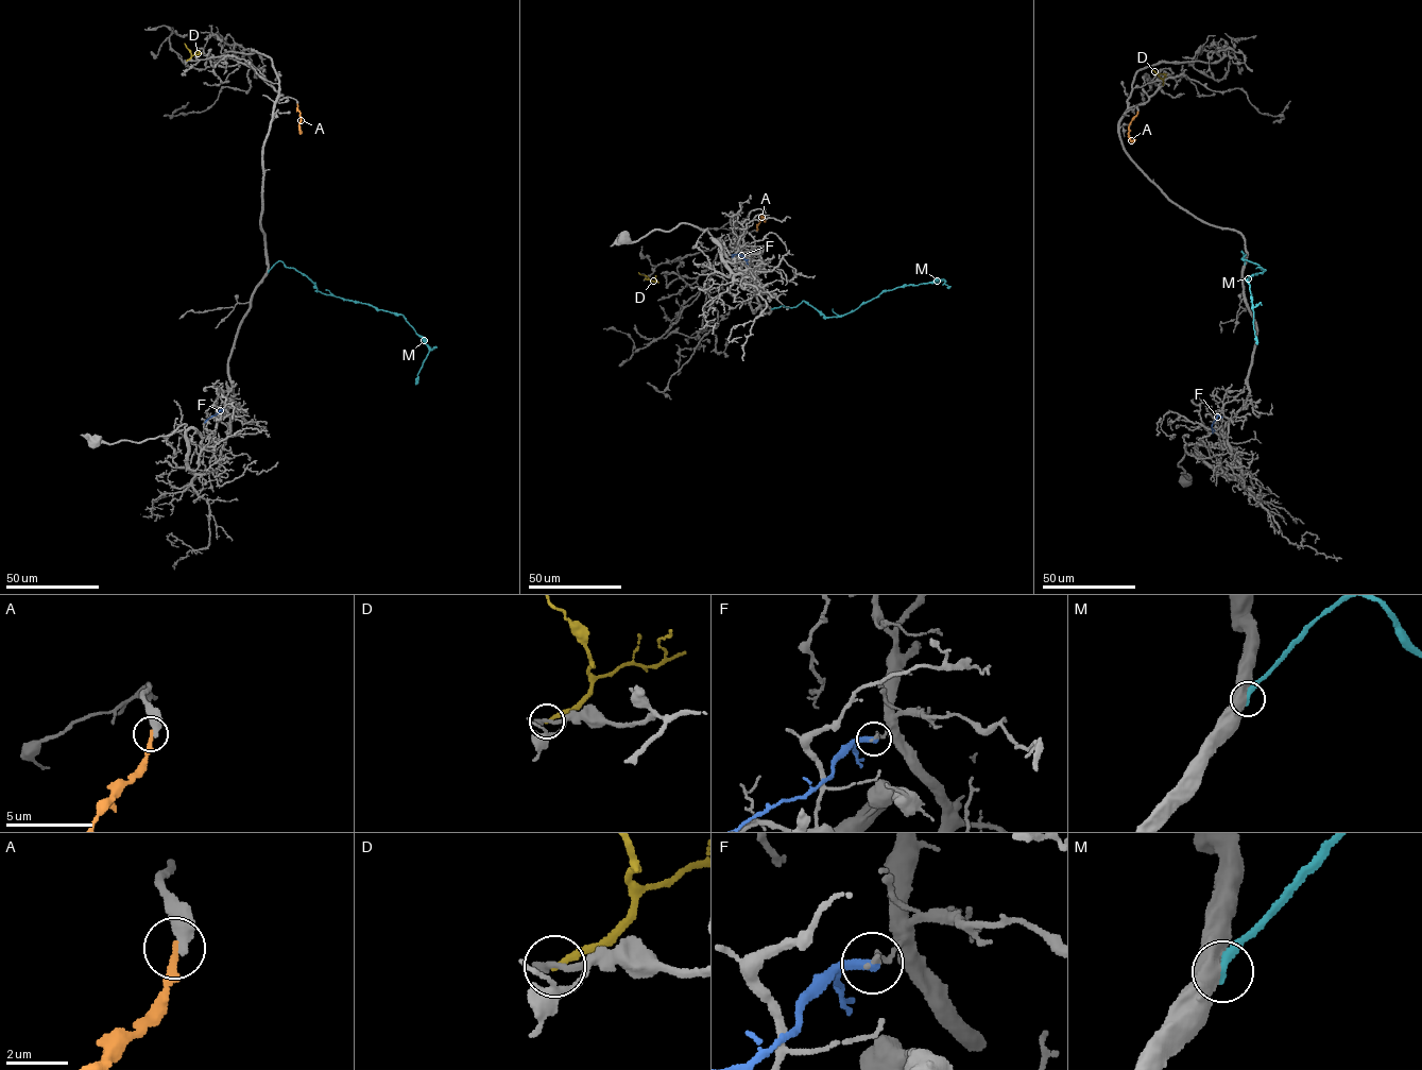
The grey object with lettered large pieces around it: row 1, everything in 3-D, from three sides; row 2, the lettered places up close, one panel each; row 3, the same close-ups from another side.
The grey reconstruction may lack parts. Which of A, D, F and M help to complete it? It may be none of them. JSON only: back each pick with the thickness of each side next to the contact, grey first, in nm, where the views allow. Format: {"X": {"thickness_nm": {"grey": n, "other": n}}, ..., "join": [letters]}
{"join": []}

